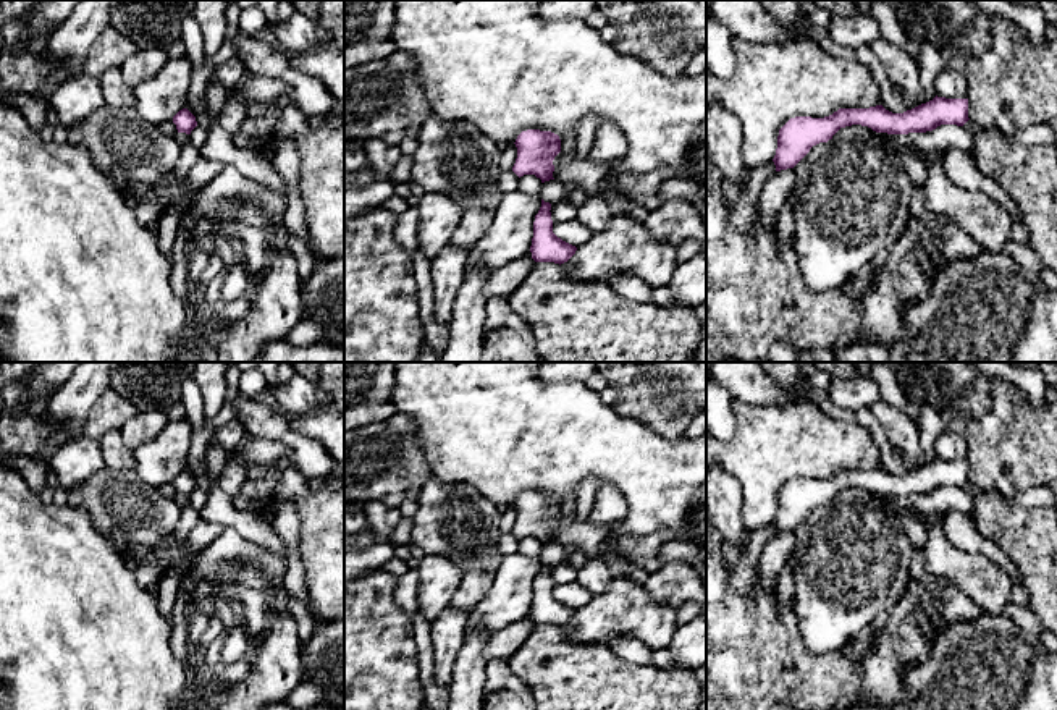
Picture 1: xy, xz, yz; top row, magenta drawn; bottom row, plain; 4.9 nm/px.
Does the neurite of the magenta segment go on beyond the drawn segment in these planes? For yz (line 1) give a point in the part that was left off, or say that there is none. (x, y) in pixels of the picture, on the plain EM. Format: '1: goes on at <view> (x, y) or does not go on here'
1: does not go on here

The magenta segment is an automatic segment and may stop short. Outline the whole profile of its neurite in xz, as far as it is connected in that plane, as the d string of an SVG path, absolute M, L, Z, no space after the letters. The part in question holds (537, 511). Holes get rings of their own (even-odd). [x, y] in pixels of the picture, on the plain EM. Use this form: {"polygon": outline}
{"polygon": "M527 492L516 501L517 521L512 534L520 540L535 537L541 545L554 542L554 519L561 514L561 501L551 493Z"}

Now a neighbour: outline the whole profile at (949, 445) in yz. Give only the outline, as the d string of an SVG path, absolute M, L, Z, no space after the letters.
M944 429L942 433L937 437L934 443L934 453L937 459L945 461L968 459L968 448L965 438L950 429Z

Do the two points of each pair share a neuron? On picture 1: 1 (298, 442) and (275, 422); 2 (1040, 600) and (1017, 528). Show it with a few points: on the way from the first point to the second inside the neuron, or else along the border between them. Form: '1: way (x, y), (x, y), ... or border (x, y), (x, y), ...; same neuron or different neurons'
1: way (293, 439), (280, 427); same neuron
2: way (1040, 583), (1040, 550), (1035, 545); same neuron

